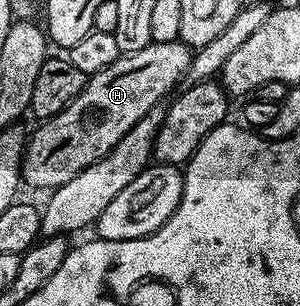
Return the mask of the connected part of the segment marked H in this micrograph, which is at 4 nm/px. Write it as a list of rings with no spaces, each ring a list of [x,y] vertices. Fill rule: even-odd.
[[[176,41],[172,43],[155,43],[151,44],[140,51],[132,51],[124,54],[113,65],[109,65],[109,69],[105,69],[101,73],[90,76],[87,80],[87,85],[77,98],[73,100],[68,107],[65,108],[59,115],[38,124],[39,128],[35,131],[35,136],[30,136],[26,152],[23,156],[23,166],[21,168],[21,179],[24,184],[27,183],[31,187],[47,187],[46,189],[54,189],[60,187],[65,181],[69,181],[73,177],[77,177],[77,173],[81,173],[89,165],[93,165],[97,161],[101,161],[101,157],[108,155],[113,149],[113,145],[117,145],[117,141],[121,141],[121,137],[125,137],[125,133],[129,133],[129,129],[133,129],[133,125],[137,125],[137,121],[141,121],[141,117],[145,117],[149,112],[156,110],[160,106],[159,102],[166,97],[167,93],[174,87],[175,82],[185,75],[185,59],[183,63],[183,51],[185,47],[182,42]]]

